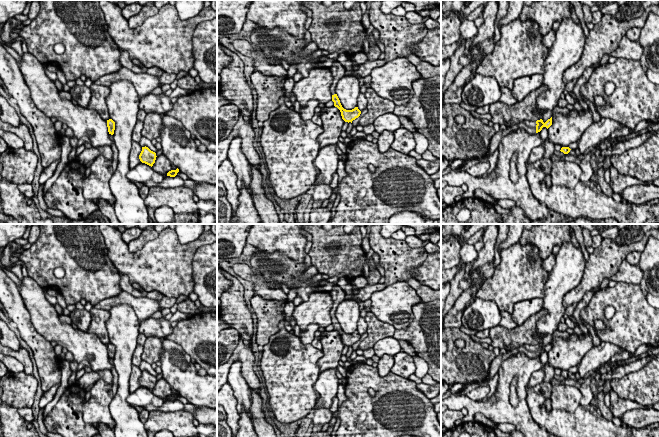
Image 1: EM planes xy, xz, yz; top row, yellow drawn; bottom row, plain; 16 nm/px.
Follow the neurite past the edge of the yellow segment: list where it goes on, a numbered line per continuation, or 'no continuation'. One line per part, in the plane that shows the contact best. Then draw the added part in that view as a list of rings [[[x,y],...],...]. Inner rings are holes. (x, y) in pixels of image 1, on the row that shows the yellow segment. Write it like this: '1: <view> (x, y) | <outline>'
1: yz (529, 126) | [[[523,121],[519,124],[507,127],[503,131],[500,130],[499,132],[496,132],[489,143],[488,152],[485,157],[481,159],[471,158],[462,161],[462,164],[459,168],[456,169],[456,171],[467,171],[471,166],[478,164],[483,160],[486,160],[490,155],[494,153],[496,149],[498,149],[501,140],[508,134],[516,131],[517,129],[524,129],[526,132],[530,134],[536,134],[536,125],[536,121]]]

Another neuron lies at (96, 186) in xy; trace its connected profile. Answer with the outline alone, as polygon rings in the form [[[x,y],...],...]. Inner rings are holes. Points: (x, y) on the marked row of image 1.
[[[99,155],[93,160],[89,168],[91,173],[82,182],[84,198],[92,201],[103,199],[114,205],[115,198],[109,185],[114,174],[112,160]]]

